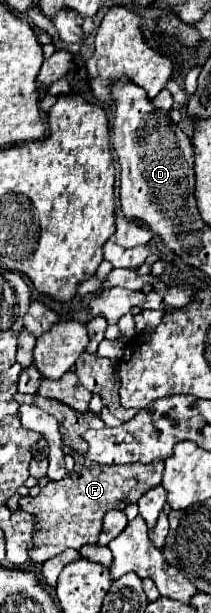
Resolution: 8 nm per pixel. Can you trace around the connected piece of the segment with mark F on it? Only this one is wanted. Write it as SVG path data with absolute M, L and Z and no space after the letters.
M154 459L148 465L140 465L140 463L138 465L136 463L134 465L92 465L90 469L88 467L76 469L60 481L50 481L46 487L42 487L38 497L30 497L30 495L22 497L20 509L30 513L36 519L36 527L38 527L36 535L32 539L32 551L28 551L30 559L34 563L44 563L68 547L78 551L84 545L96 545L100 531L102 531L102 521L104 521L106 511L112 511L112 509L122 511L132 501L138 503L138 499L140 499L140 495L144 495L144 491L150 491L152 487L160 485L160 479L162 479L162 459Z

